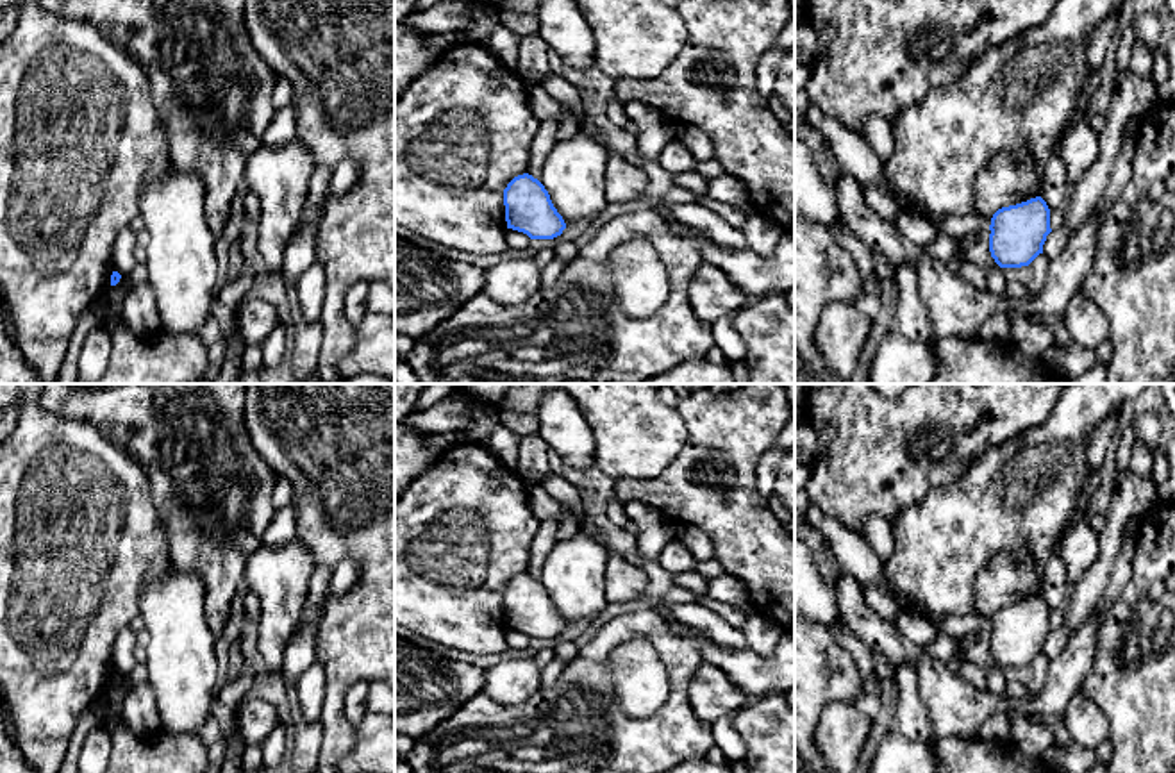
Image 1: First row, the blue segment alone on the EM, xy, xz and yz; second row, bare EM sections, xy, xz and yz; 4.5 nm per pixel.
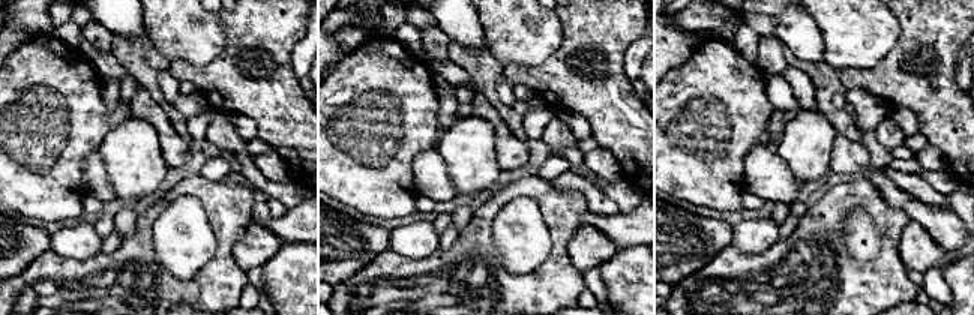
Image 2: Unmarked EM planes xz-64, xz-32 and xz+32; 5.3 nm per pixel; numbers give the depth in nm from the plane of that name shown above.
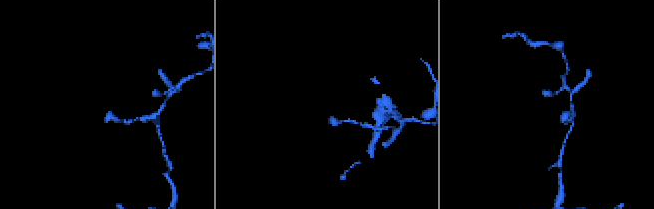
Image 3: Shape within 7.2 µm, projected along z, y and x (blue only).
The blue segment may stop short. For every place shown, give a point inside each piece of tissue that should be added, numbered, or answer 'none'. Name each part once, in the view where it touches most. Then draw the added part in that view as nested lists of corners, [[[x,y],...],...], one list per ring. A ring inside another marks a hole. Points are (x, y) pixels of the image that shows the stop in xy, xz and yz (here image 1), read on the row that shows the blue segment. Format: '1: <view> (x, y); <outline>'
none

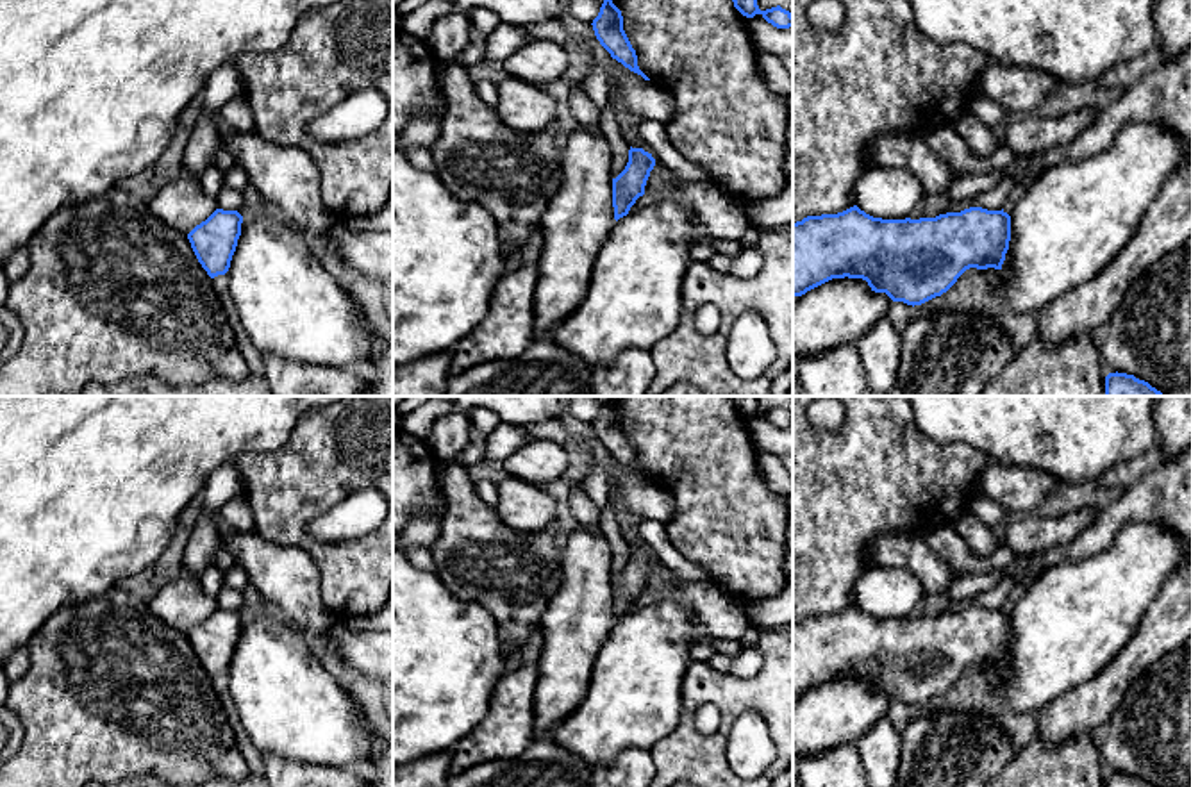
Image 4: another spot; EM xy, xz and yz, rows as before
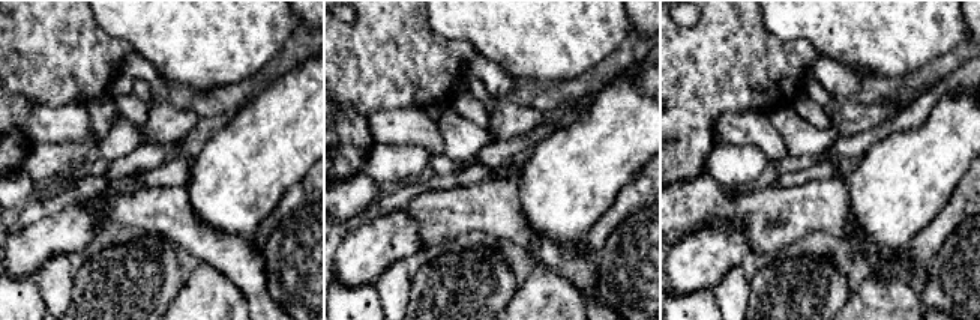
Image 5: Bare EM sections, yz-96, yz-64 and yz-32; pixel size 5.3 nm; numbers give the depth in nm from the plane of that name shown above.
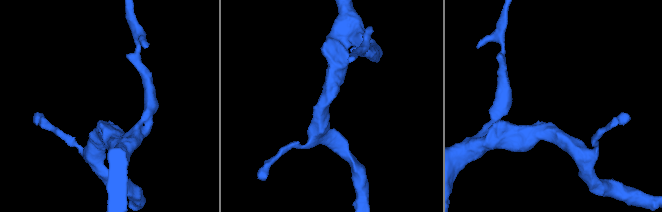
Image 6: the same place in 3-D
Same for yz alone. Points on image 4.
none

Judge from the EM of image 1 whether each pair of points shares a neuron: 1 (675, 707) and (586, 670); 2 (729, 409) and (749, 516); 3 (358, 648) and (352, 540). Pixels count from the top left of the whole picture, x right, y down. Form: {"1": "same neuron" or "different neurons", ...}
{"1": "same neuron", "2": "same neuron", "3": "same neuron"}

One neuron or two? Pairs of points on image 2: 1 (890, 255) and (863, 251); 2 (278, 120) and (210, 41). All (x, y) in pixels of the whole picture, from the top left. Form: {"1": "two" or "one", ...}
{"1": "two", "2": "two"}

